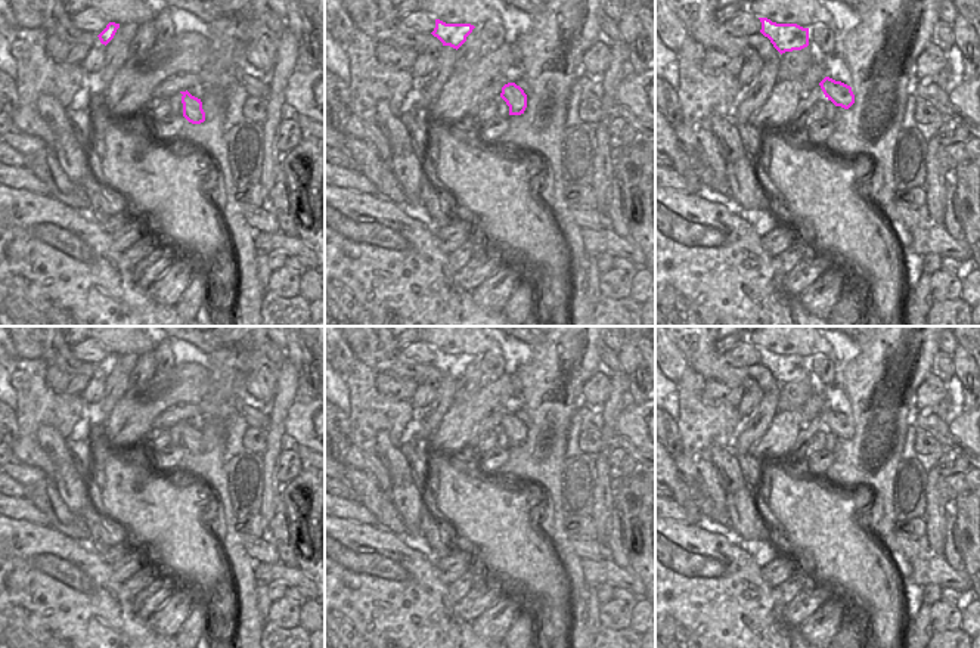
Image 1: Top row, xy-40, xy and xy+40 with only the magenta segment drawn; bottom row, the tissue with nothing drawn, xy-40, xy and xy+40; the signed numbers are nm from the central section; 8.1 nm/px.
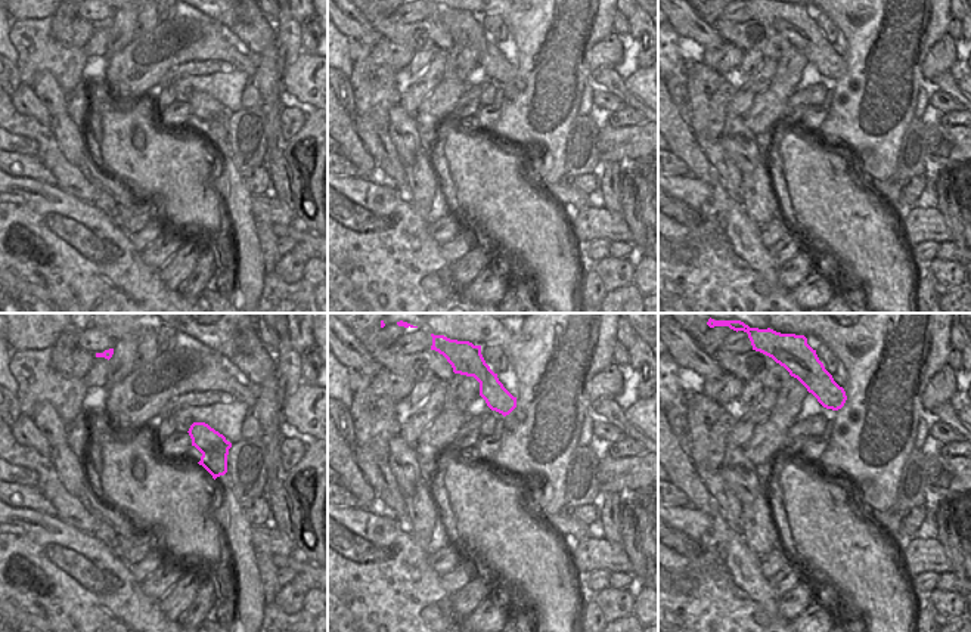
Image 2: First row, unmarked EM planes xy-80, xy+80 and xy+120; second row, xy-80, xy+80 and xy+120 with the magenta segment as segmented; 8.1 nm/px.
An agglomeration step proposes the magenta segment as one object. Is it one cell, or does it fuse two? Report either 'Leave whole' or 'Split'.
Leave whole

